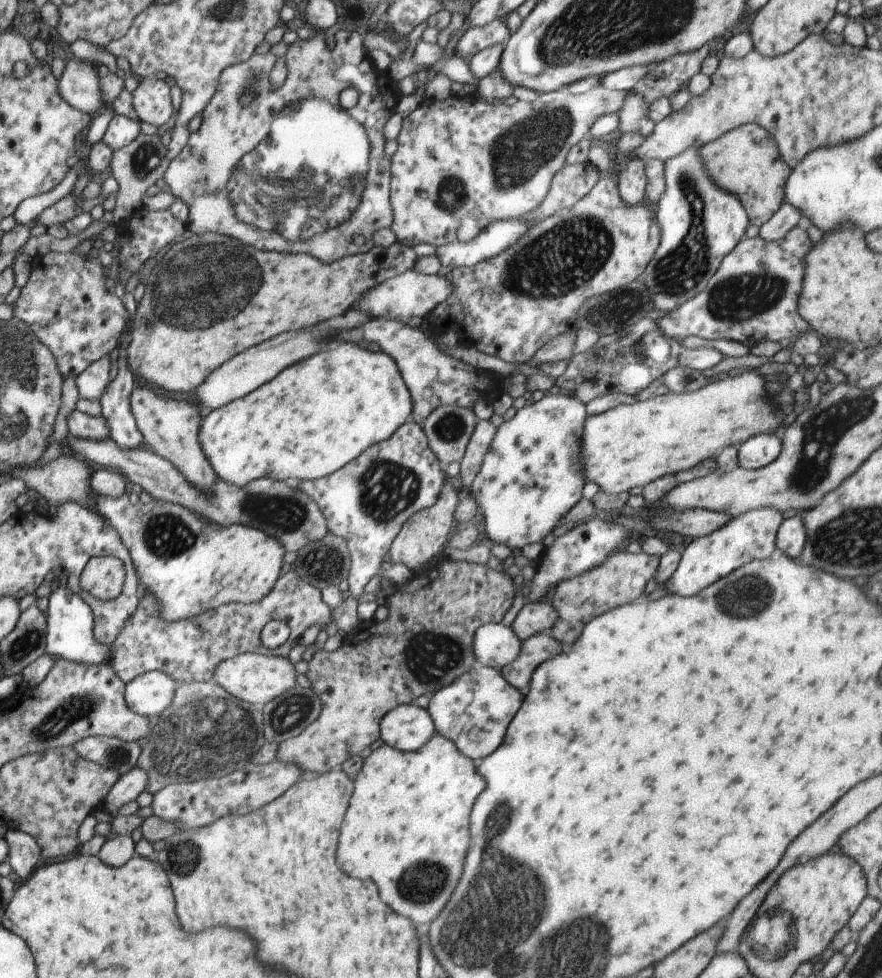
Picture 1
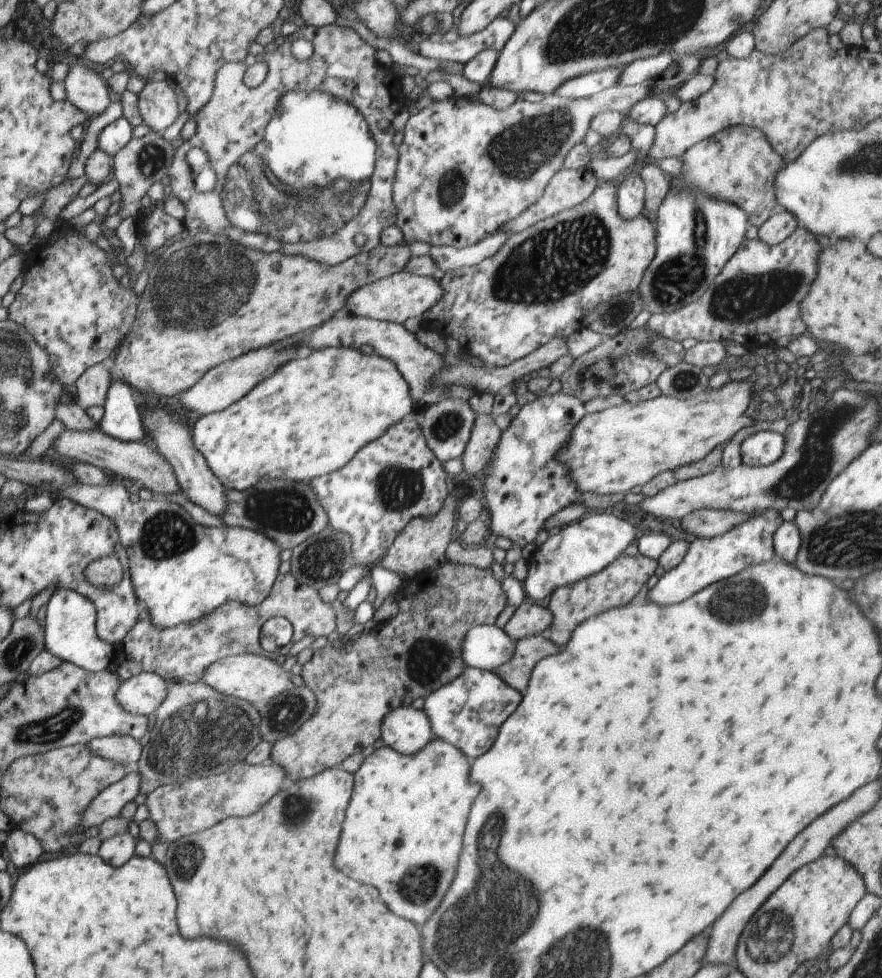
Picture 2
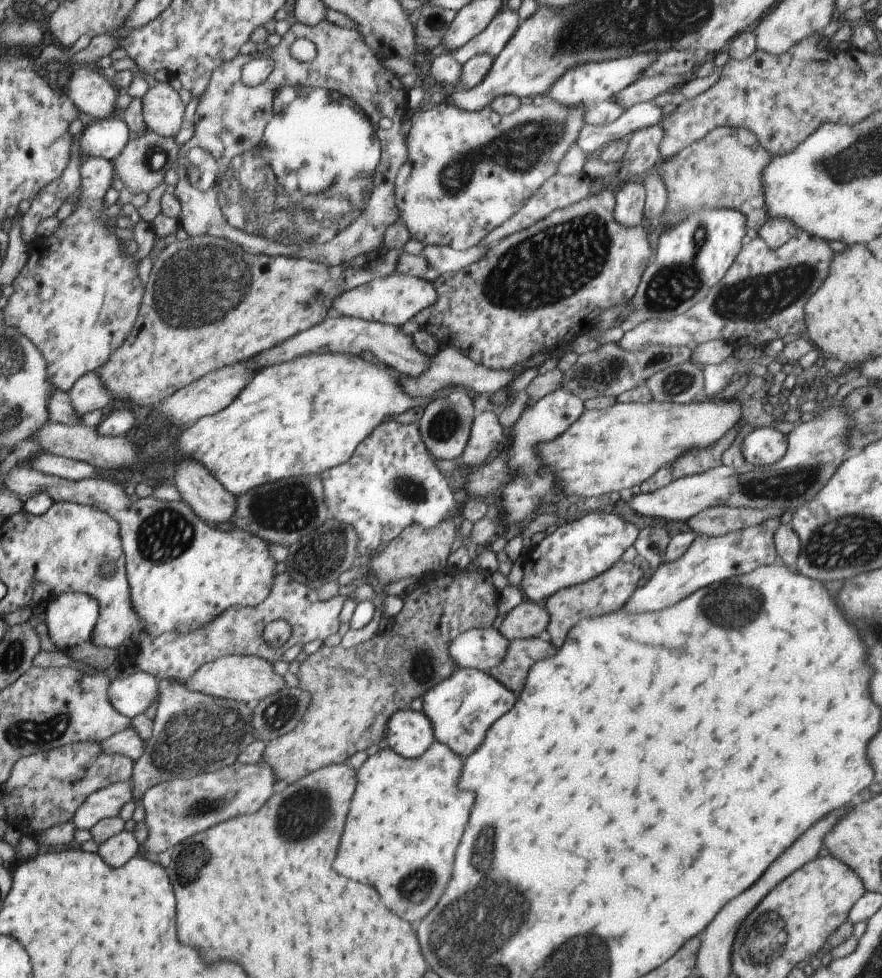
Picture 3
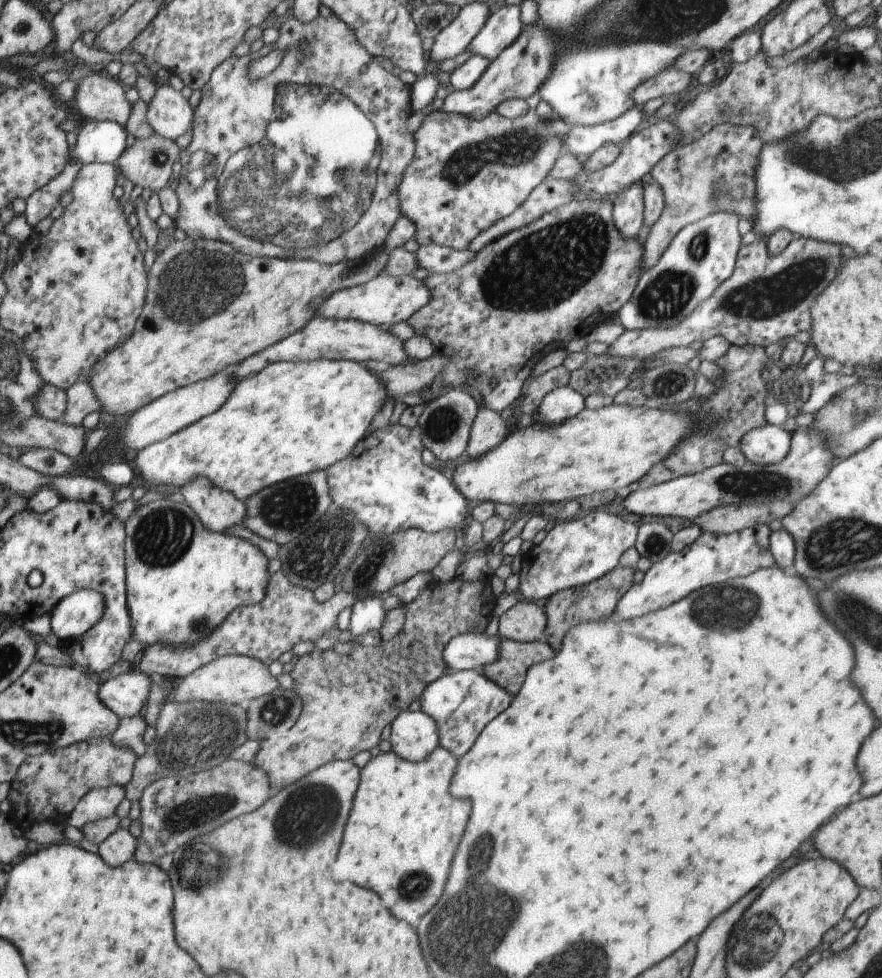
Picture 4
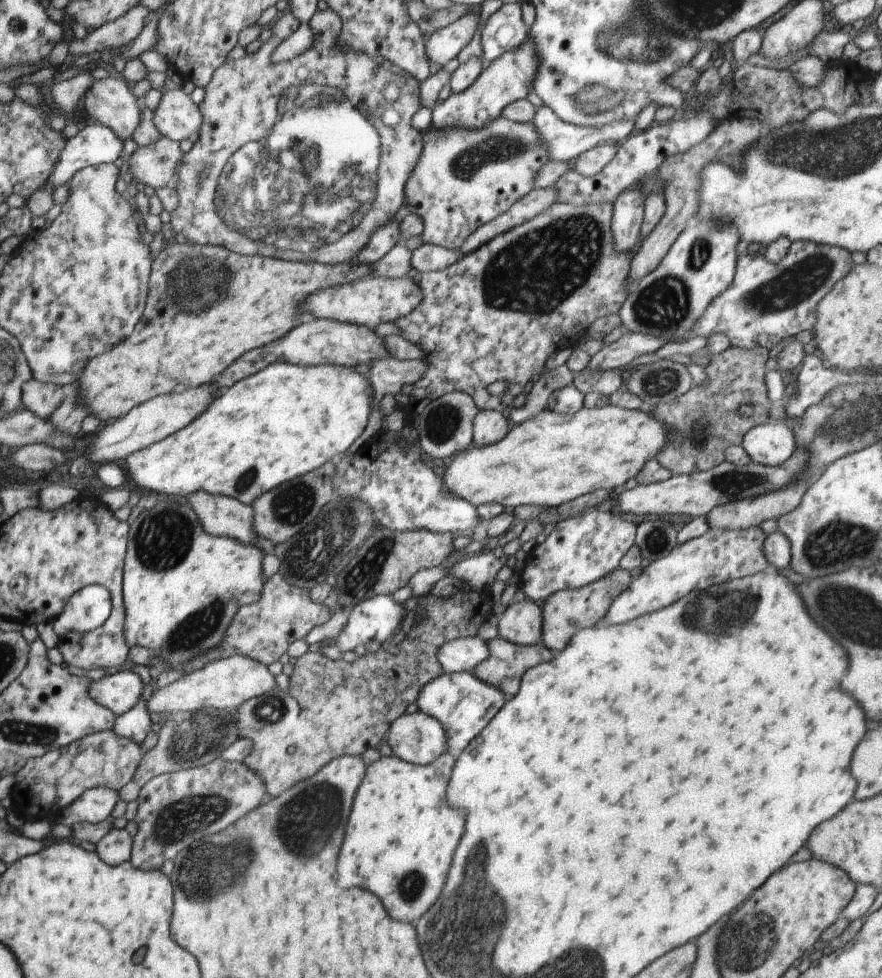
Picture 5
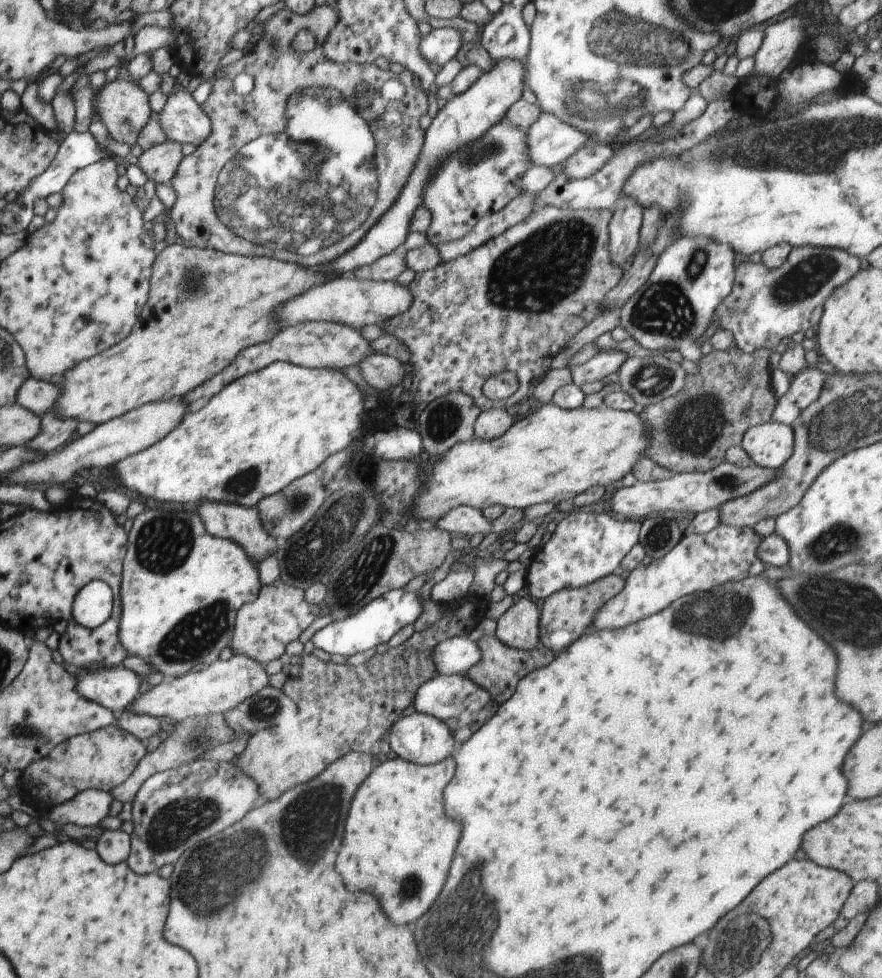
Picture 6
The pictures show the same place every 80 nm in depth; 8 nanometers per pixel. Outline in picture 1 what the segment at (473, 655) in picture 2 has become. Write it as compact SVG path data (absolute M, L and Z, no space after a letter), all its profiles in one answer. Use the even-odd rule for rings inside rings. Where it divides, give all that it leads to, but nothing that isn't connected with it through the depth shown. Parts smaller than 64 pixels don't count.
M486 623L475 632L473 649L478 663L500 670L510 664L523 648L511 625Z

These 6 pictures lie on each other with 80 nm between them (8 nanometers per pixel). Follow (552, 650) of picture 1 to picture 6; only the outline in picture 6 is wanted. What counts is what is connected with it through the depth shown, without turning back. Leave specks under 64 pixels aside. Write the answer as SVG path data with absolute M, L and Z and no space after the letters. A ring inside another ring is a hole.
M482 636L477 641L477 644L478 648L480 648L480 654L482 654L480 662L472 666L466 672L466 676L476 686L484 688L499 707L502 703L507 702L508 698L512 697L522 678L525 678L534 670L540 670L541 667L549 666L555 660L553 652L541 644L534 650L516 650L504 645L496 636Z

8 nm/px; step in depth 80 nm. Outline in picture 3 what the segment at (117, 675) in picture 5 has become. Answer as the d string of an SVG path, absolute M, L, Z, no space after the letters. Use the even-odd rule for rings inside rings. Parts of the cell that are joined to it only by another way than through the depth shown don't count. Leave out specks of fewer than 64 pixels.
M146 671L123 674L109 687L113 706L128 718L144 713L150 704L156 702L159 694L159 680Z

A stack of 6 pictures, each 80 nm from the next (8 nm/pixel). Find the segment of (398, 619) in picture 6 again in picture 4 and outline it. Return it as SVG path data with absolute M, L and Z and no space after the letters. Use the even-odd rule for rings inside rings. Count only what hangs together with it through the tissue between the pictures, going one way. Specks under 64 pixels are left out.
M364 597L351 607L350 631L352 638L368 632L379 630L384 622L387 610L382 606L380 598Z

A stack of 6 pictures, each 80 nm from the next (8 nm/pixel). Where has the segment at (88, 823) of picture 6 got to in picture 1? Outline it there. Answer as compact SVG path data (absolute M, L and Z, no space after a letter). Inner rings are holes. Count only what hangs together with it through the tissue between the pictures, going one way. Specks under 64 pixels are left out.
M138 766L134 767L130 772L120 776L115 782L115 786L104 799L104 806L94 815L99 822L111 822L116 818L116 810L130 802L137 800L142 796L149 786L149 774Z

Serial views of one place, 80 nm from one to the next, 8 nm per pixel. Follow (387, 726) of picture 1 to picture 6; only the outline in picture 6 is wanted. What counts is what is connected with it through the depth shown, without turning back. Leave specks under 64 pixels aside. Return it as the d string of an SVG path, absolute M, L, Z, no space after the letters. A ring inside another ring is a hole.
M414 713L410 714L410 716L401 717L389 732L390 735L387 741L390 744L391 750L399 758L415 764L436 764L451 757L456 752L457 743L450 728L444 722L431 715Z

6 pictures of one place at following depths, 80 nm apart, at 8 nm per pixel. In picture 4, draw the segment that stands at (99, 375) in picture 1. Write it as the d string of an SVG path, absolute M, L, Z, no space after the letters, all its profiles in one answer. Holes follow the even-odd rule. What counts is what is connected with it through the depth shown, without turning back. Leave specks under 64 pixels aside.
M83 379L75 382L67 392L66 412L61 422L78 426L83 424L84 418L91 412L101 412L102 403L96 396L90 380Z

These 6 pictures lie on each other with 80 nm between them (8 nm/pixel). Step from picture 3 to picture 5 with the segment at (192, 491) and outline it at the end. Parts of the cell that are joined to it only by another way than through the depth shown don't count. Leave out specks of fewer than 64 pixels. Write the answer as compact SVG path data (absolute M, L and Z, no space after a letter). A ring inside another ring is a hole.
M202 490L188 494L188 502L206 533L229 537L252 546L260 537L252 528L254 510L251 505L243 504L228 496L208 494Z

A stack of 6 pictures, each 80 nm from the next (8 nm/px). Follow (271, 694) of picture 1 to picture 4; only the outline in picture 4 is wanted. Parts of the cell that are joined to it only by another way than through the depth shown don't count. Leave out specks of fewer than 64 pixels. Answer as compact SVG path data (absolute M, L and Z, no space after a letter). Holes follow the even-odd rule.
M224 655L215 658L186 678L175 681L174 685L175 690L170 695L166 694L165 701L172 699L177 704L206 701L244 705L280 687L278 679L270 673L268 667L261 660L248 655Z

